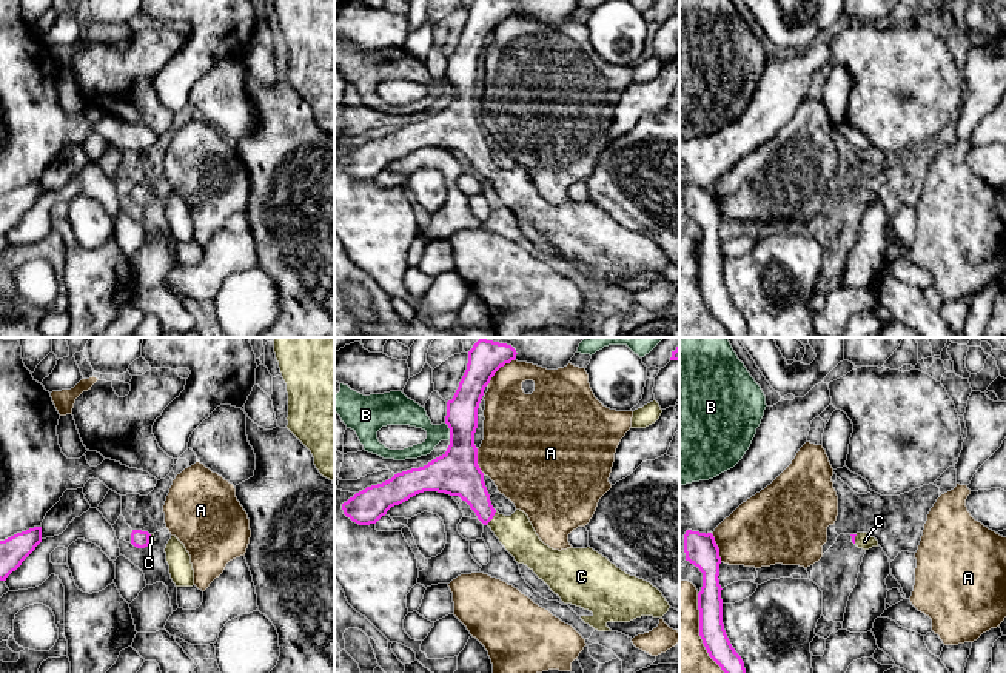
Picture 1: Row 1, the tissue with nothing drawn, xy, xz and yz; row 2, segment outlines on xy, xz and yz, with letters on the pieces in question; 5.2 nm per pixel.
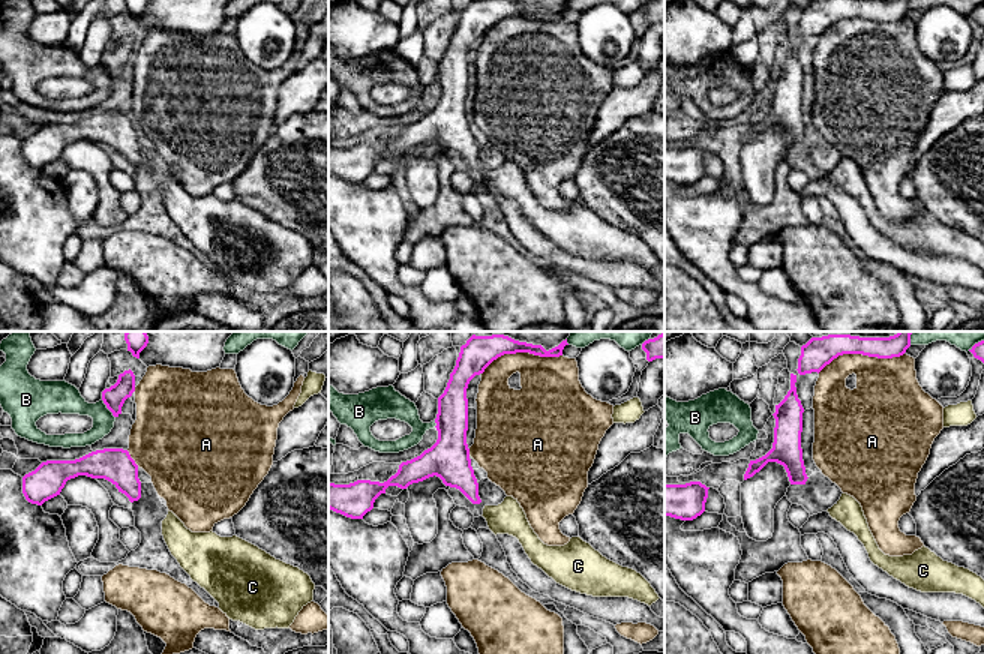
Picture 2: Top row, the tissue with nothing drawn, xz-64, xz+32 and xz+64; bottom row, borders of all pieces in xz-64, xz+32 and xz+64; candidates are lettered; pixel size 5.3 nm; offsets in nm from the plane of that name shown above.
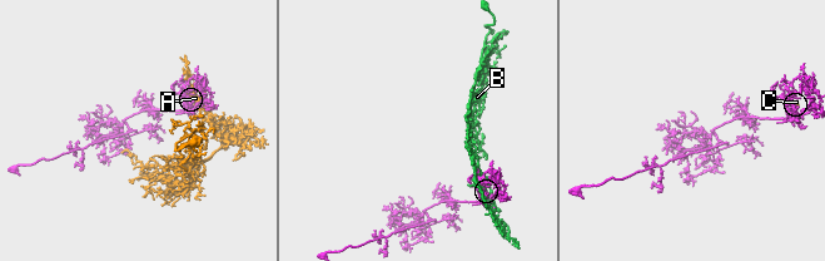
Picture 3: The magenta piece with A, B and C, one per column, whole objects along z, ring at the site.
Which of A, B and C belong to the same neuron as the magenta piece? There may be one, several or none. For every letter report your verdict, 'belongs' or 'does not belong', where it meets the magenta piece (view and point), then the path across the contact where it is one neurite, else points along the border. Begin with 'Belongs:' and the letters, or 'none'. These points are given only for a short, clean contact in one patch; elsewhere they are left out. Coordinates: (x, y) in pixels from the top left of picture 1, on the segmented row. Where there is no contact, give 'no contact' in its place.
Belongs: C
A: does not belong; contact xz (498, 368)
B: does not belong; contact xz (450, 430)
C: belongs; contact xz (492, 518); way xz (464, 479), (492, 518), (516, 533)

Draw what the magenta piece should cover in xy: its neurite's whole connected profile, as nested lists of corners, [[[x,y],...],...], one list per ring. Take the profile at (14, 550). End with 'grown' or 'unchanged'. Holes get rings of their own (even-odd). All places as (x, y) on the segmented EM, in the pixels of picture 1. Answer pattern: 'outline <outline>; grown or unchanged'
outline [[[34,527],[0,541],[0,581],[6,581],[40,542],[42,527]]]; unchanged

